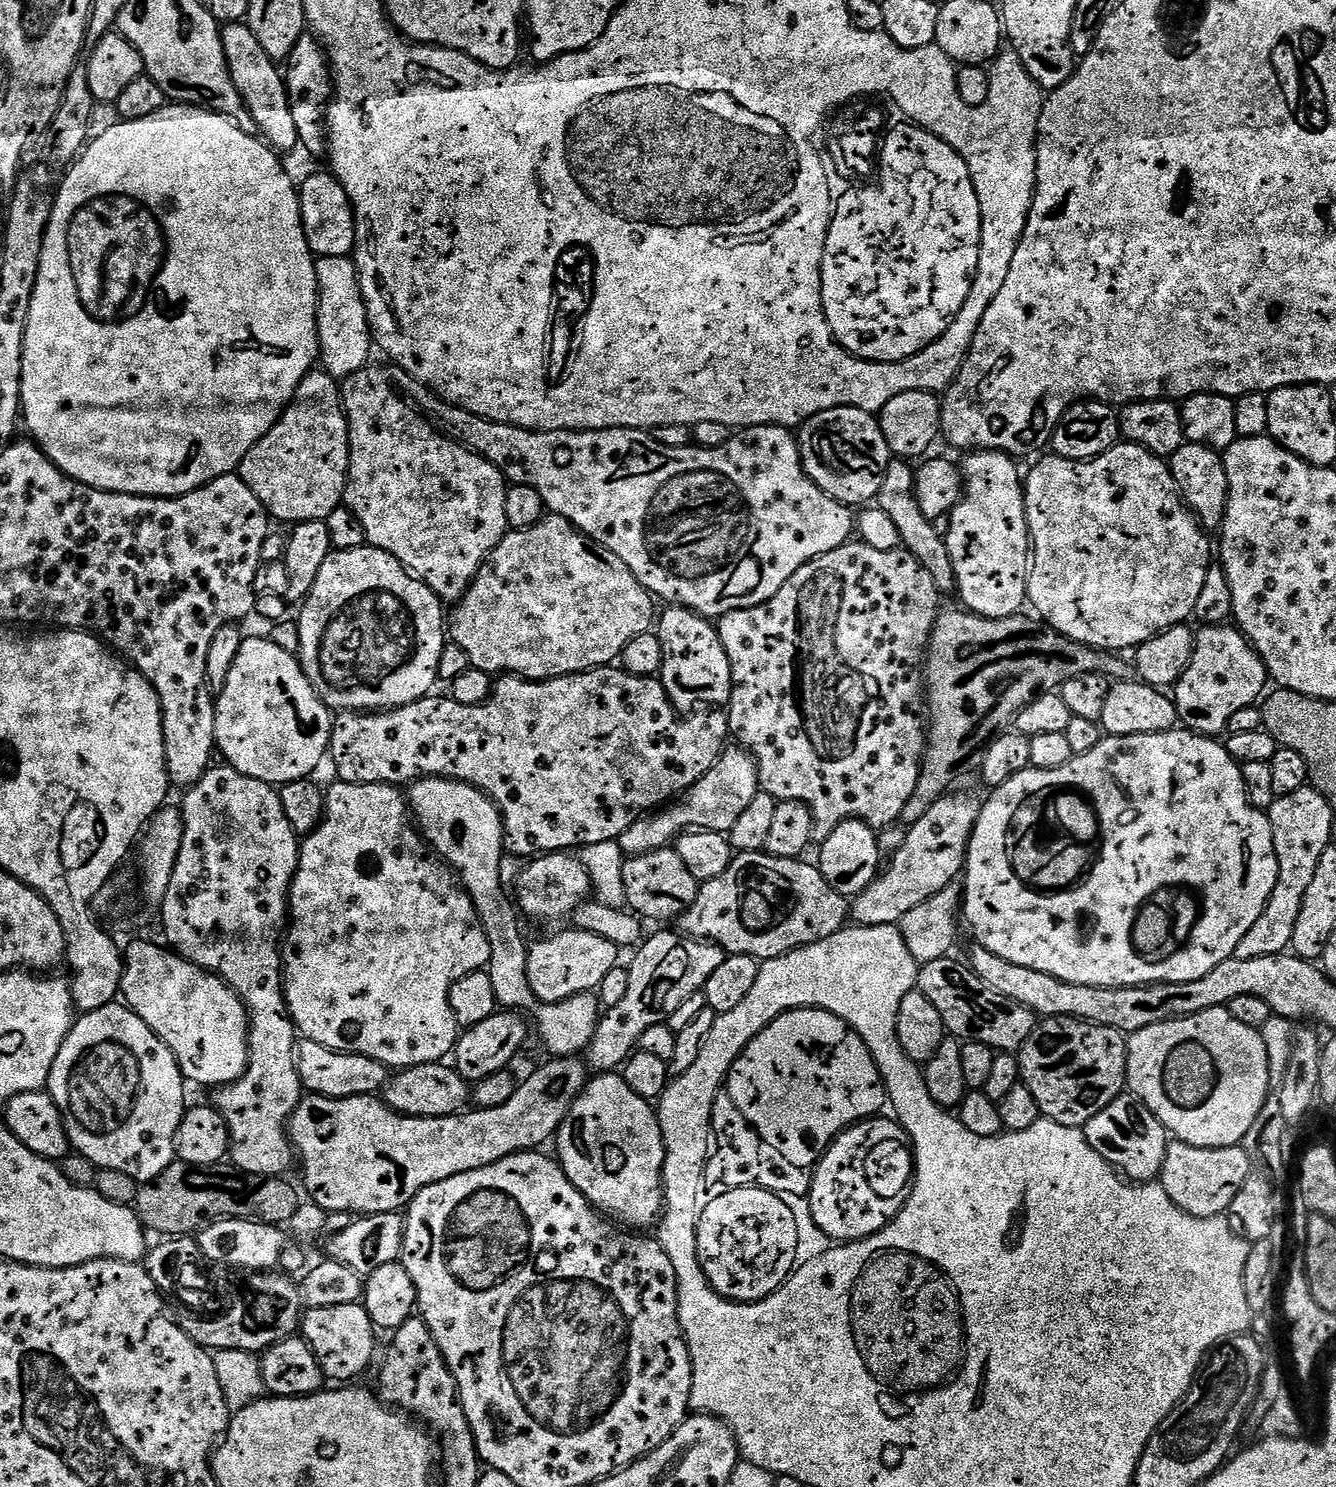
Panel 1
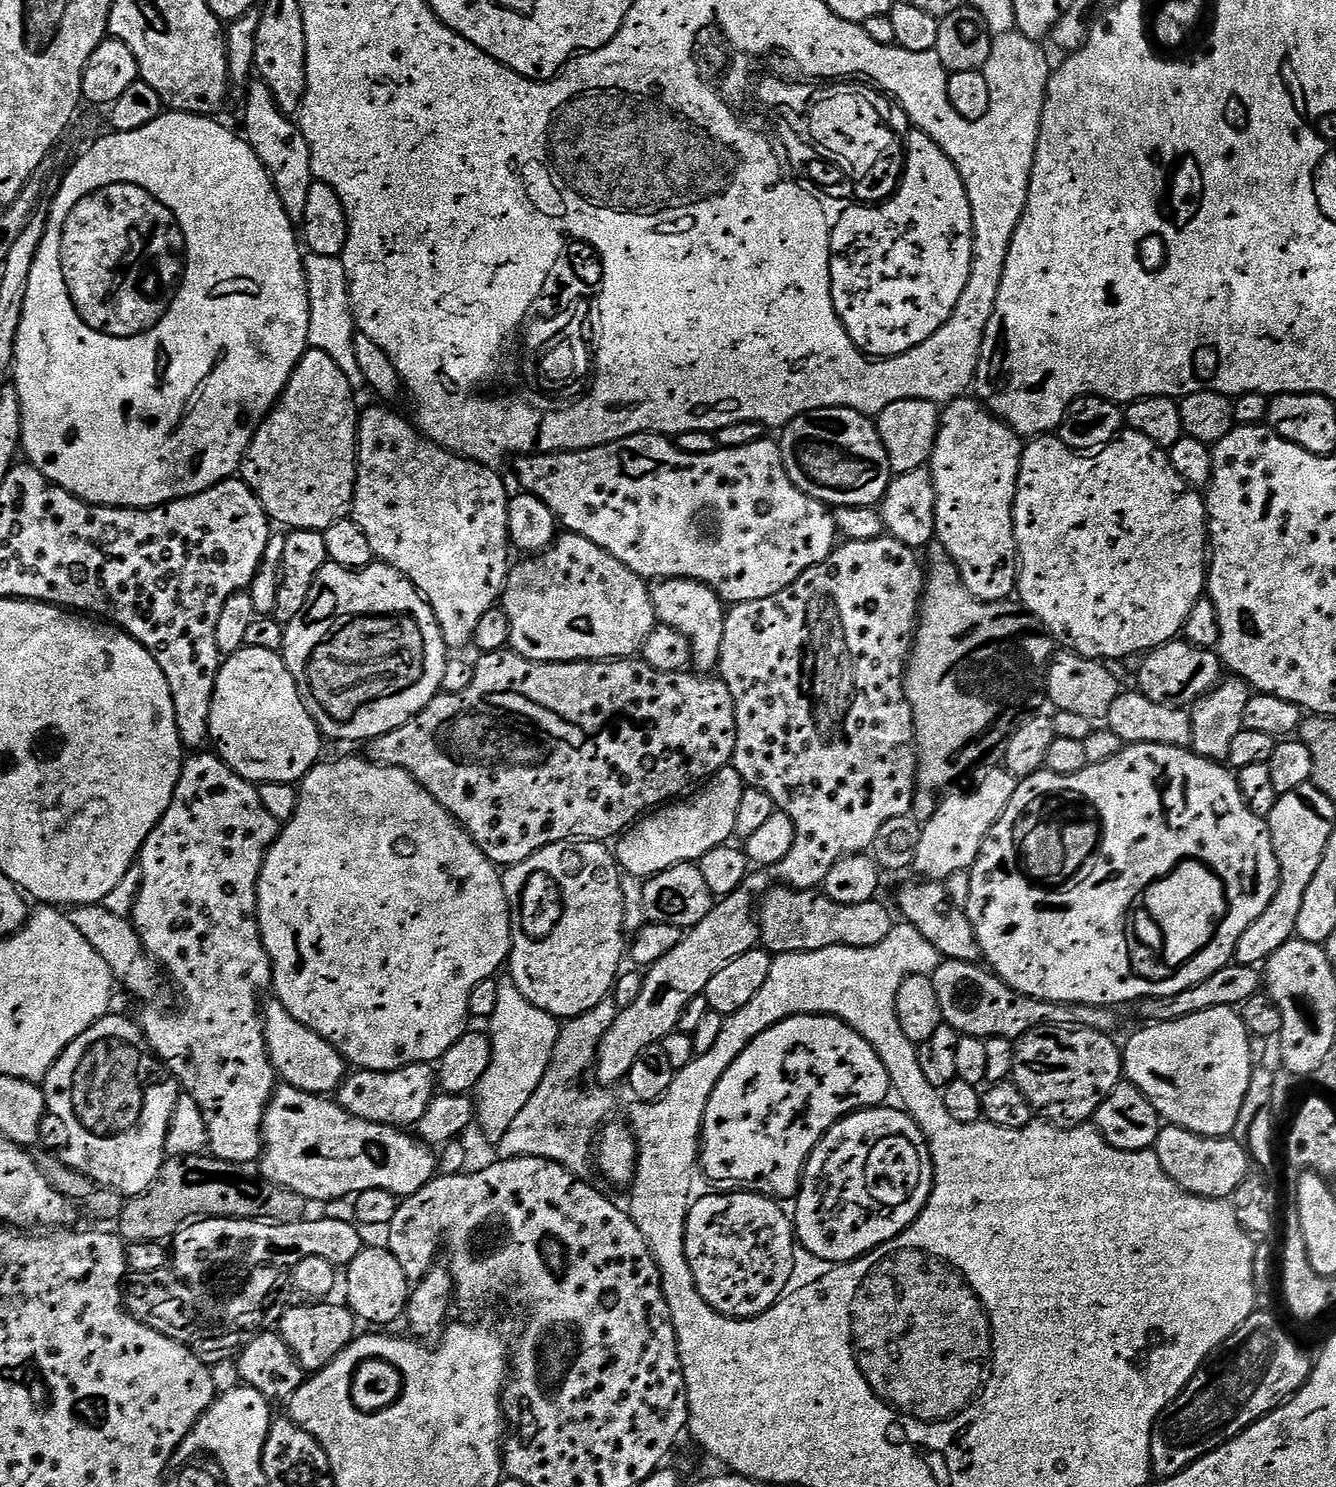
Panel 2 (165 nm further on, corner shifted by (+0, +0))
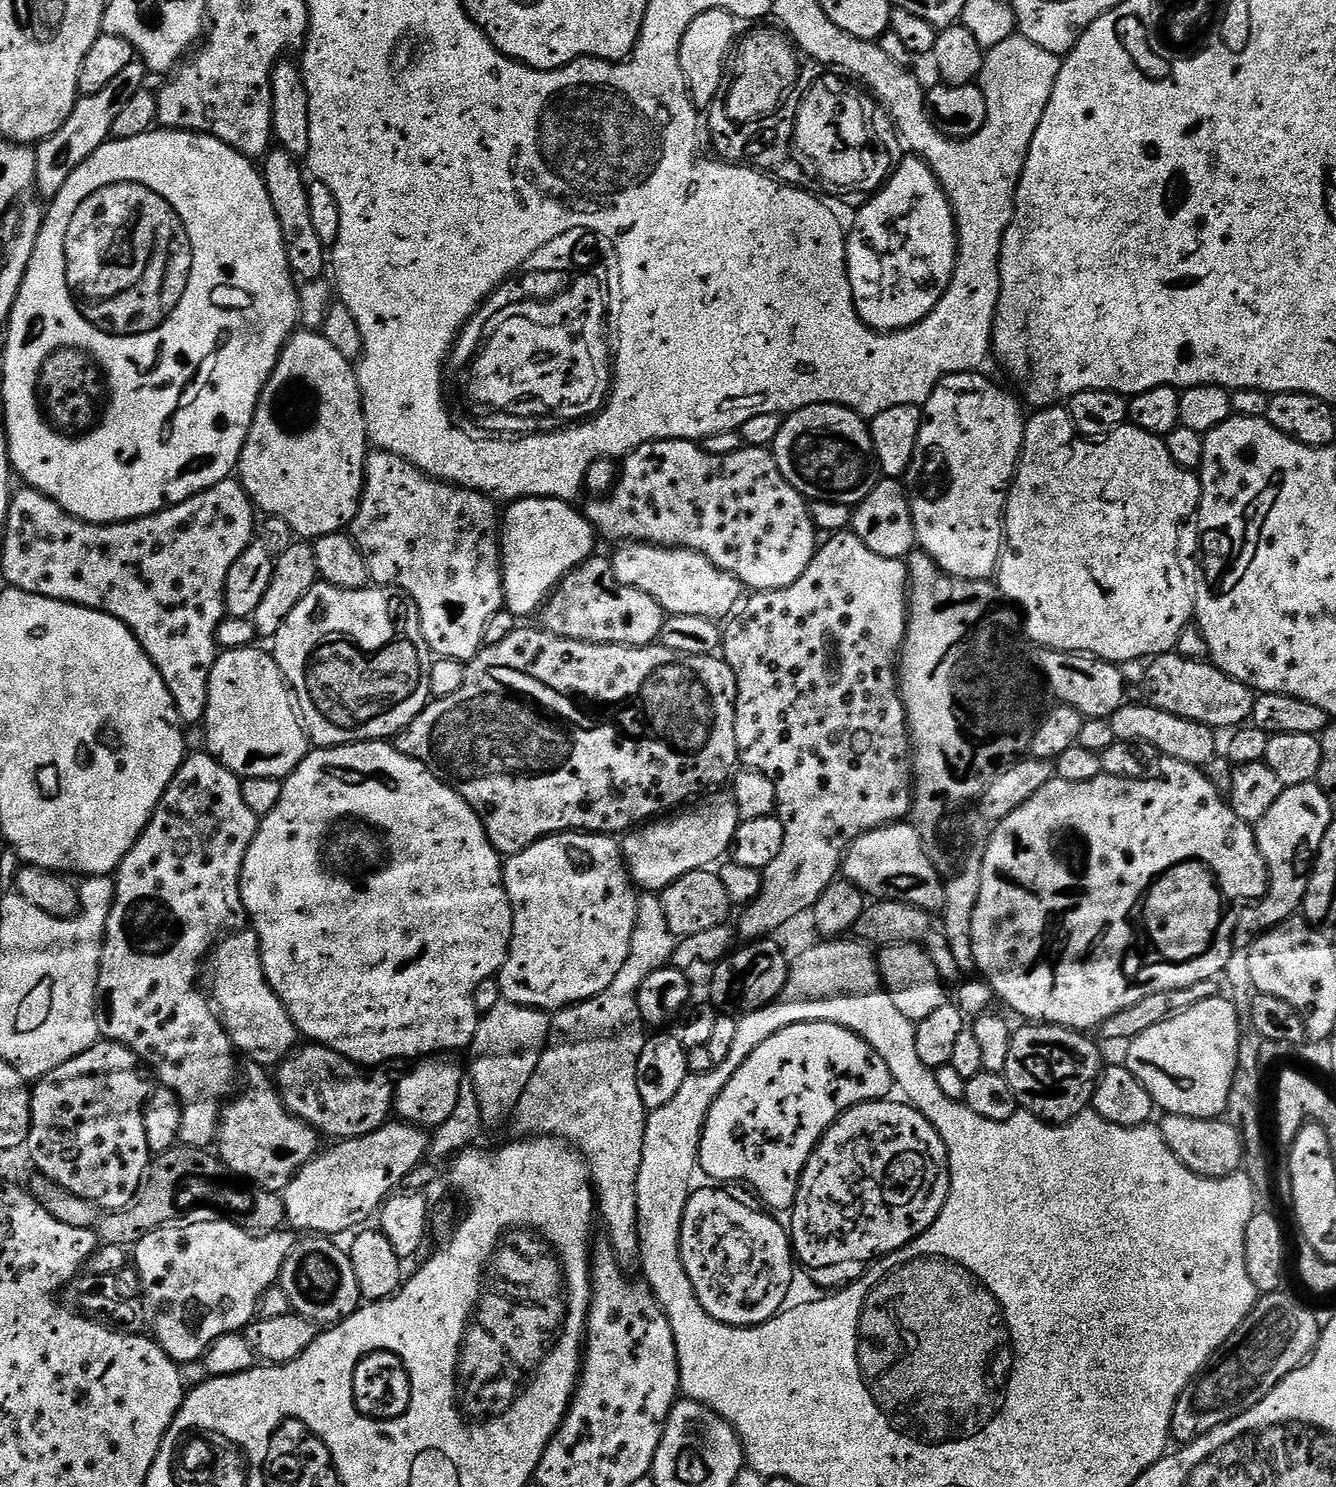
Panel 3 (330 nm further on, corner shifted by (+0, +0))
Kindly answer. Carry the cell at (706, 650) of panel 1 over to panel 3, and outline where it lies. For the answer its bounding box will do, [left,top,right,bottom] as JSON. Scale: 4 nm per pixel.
[610,542,741,622]

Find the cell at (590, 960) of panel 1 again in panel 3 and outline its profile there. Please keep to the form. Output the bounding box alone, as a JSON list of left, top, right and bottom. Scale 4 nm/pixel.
[498,832,638,1014]

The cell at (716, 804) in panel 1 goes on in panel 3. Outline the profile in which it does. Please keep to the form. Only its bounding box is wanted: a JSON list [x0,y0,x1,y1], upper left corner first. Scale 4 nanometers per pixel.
[622,790,741,893]

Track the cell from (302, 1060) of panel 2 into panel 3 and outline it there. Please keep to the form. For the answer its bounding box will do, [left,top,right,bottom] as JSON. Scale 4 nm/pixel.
[210,930,298,1069]

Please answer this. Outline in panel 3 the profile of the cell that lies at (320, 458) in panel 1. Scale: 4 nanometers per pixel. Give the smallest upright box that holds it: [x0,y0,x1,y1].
[238,330,370,538]

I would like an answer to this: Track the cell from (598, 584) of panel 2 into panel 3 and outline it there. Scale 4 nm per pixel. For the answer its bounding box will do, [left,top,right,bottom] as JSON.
[542,555,666,648]

